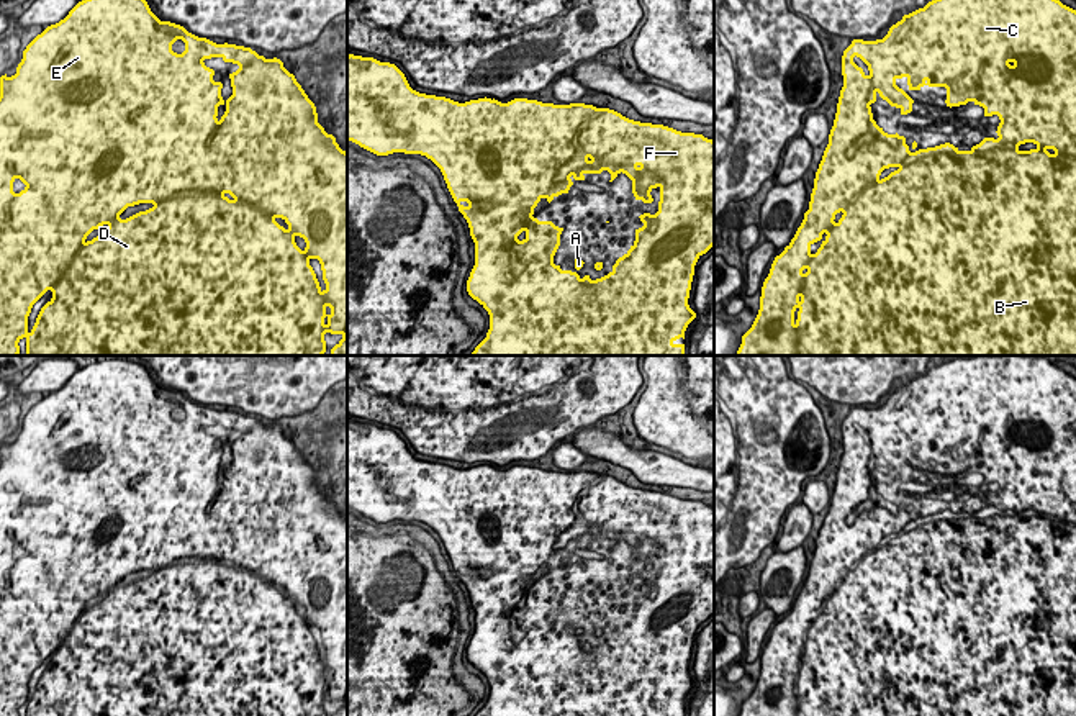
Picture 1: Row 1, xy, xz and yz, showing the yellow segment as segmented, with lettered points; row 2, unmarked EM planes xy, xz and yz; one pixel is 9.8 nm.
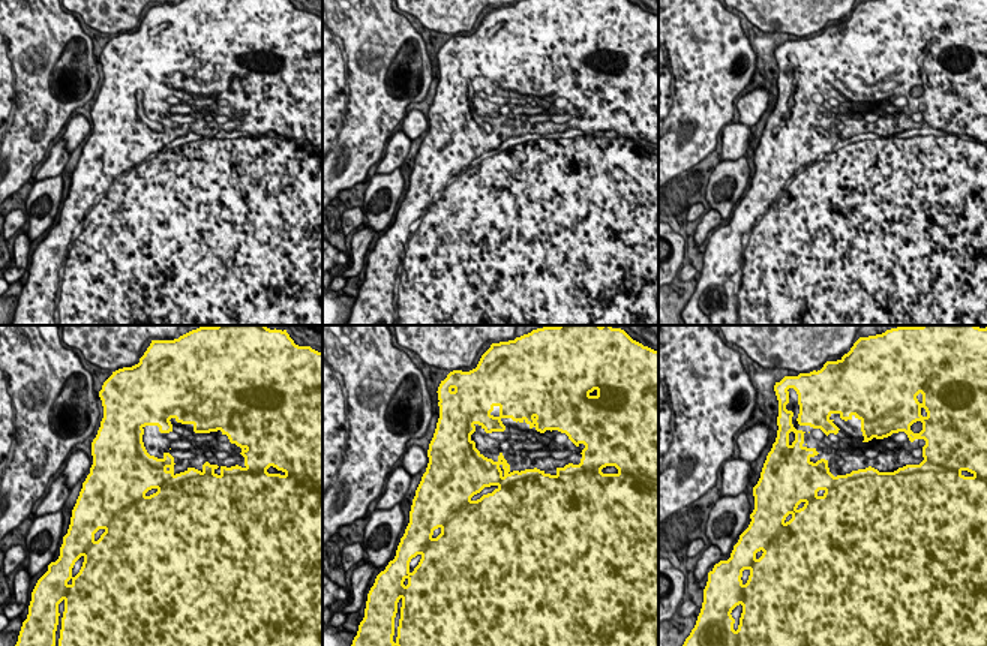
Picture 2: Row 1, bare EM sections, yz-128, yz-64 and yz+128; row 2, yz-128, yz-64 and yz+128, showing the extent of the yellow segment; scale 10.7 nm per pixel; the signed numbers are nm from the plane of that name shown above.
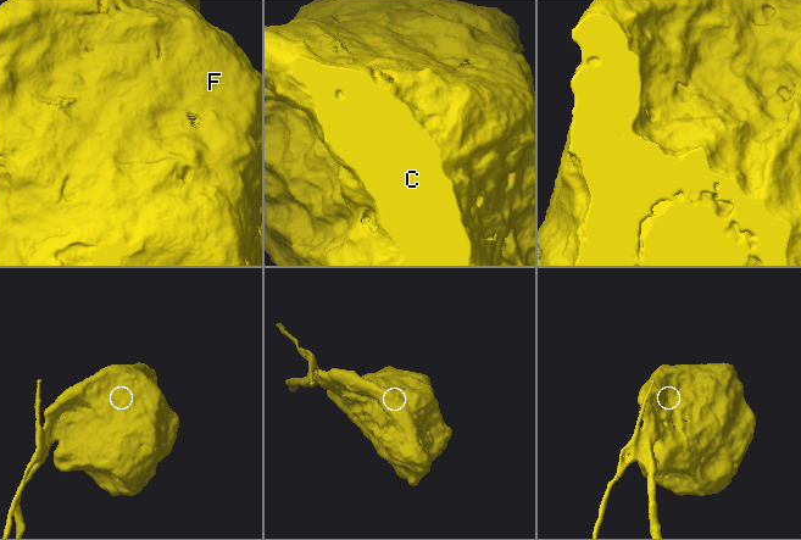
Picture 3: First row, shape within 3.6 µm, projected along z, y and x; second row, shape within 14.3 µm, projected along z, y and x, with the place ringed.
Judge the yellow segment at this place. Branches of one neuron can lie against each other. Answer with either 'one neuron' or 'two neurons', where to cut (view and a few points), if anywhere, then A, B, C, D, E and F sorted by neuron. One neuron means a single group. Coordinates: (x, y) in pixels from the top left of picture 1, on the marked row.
one neuron | no cut | A B C D E F

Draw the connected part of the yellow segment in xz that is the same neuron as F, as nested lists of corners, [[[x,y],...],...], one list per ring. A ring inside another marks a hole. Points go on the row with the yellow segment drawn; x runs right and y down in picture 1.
[[[347,56],[347,141],[377,154],[388,156],[393,152],[421,154],[431,159],[442,172],[447,188],[459,206],[459,211],[468,223],[470,236],[475,242],[475,265],[467,280],[468,295],[477,300],[490,315],[490,329],[486,338],[475,347],[470,356],[685,356],[685,344],[675,341],[683,338],[688,324],[696,318],[689,308],[688,298],[698,259],[714,246],[714,141],[703,134],[681,133],[663,125],[640,123],[622,116],[609,108],[596,108],[585,103],[554,105],[537,100],[514,98],[501,103],[491,98],[478,98],[465,103],[454,102],[445,97],[426,95],[413,90],[405,74],[390,62],[380,62],[373,57]],[[608,170],[613,182],[621,172],[632,180],[632,193],[635,200],[652,203],[650,192],[660,188],[658,211],[655,215],[640,215],[642,228],[635,229],[635,241],[631,249],[616,261],[613,270],[596,280],[590,275],[583,279],[576,274],[583,267],[583,261],[575,259],[575,272],[562,270],[554,264],[554,256],[560,246],[563,228],[552,221],[539,221],[534,218],[534,208],[545,198],[549,203],[568,193],[575,180],[585,180],[586,174],[601,174]]]

